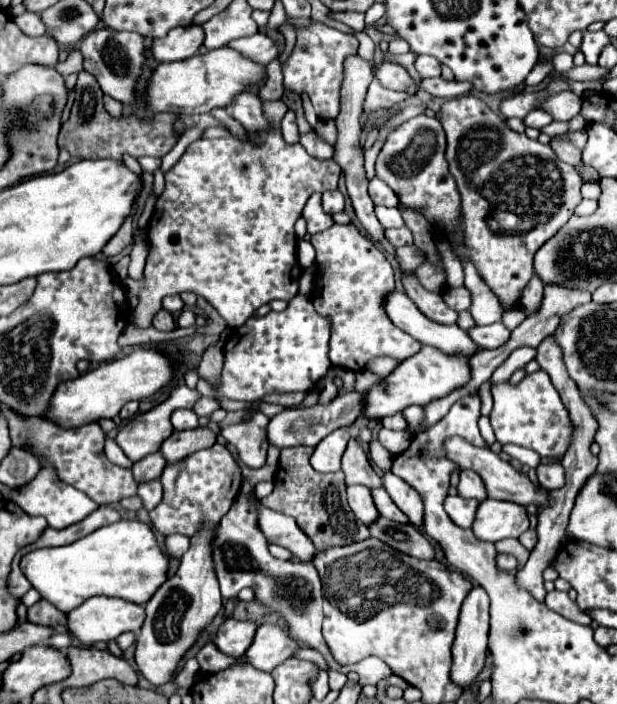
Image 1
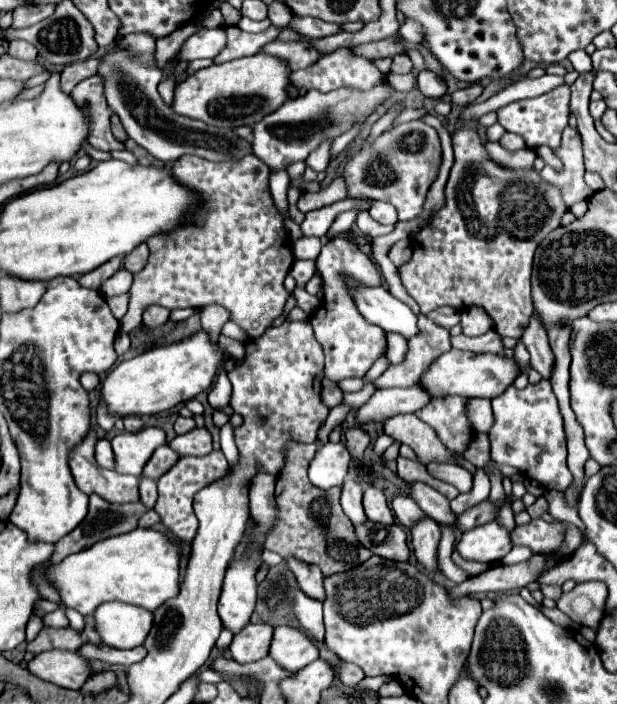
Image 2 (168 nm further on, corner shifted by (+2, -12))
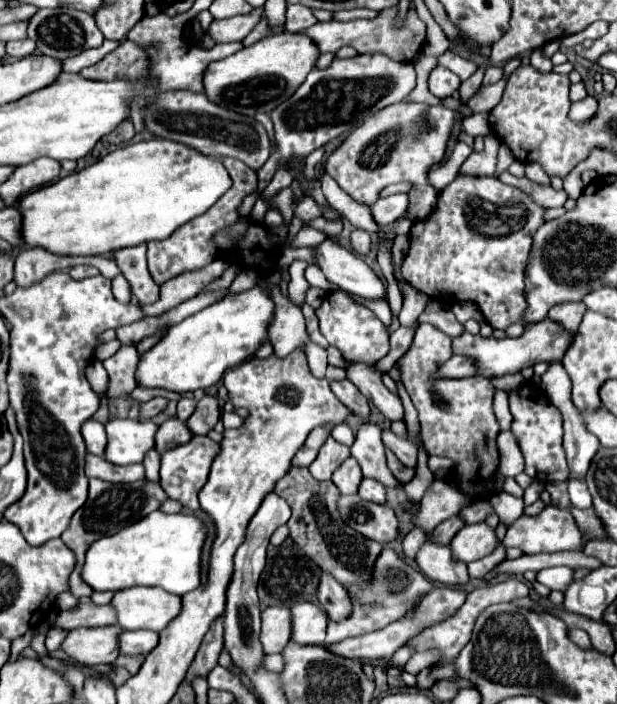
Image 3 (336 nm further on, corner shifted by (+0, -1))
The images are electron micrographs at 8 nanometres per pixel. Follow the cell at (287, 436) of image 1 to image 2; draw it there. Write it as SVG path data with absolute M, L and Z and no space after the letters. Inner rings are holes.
M421 386L411 388L391 388L391 390L375 390L375 394L355 410L355 424L367 424L367 422L385 422L391 416L417 412L423 408L431 396L423 392Z

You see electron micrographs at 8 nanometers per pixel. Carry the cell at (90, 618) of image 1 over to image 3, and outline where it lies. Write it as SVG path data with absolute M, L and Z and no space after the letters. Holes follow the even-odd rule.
M129 587L113 597L117 625L123 629L161 631L181 611L181 597L165 593L161 587Z

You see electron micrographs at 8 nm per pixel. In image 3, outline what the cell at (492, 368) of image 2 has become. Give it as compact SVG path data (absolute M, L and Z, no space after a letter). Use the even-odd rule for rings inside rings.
M543 319L539 323L525 323L525 331L521 337L505 337L505 339L493 339L493 337L481 337L481 335L471 335L463 333L461 337L453 339L453 353L455 355L465 355L469 359L475 359L479 365L479 373L485 377L499 377L505 373L519 373L525 367L533 367L535 363L549 363L549 361L561 361L569 341L569 333L557 325L557 321Z

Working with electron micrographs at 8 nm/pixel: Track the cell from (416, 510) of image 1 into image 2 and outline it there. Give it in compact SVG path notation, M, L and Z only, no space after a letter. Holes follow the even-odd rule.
M423 516L411 526L409 532L411 532L411 544L413 544L417 560L425 568L437 570L437 544L441 538L439 524L433 518Z

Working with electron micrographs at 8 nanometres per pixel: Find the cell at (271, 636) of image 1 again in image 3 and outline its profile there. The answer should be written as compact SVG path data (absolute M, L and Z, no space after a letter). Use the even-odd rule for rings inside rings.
M309 601L297 603L291 607L293 611L293 637L291 641L301 645L323 645L329 617L327 613Z

